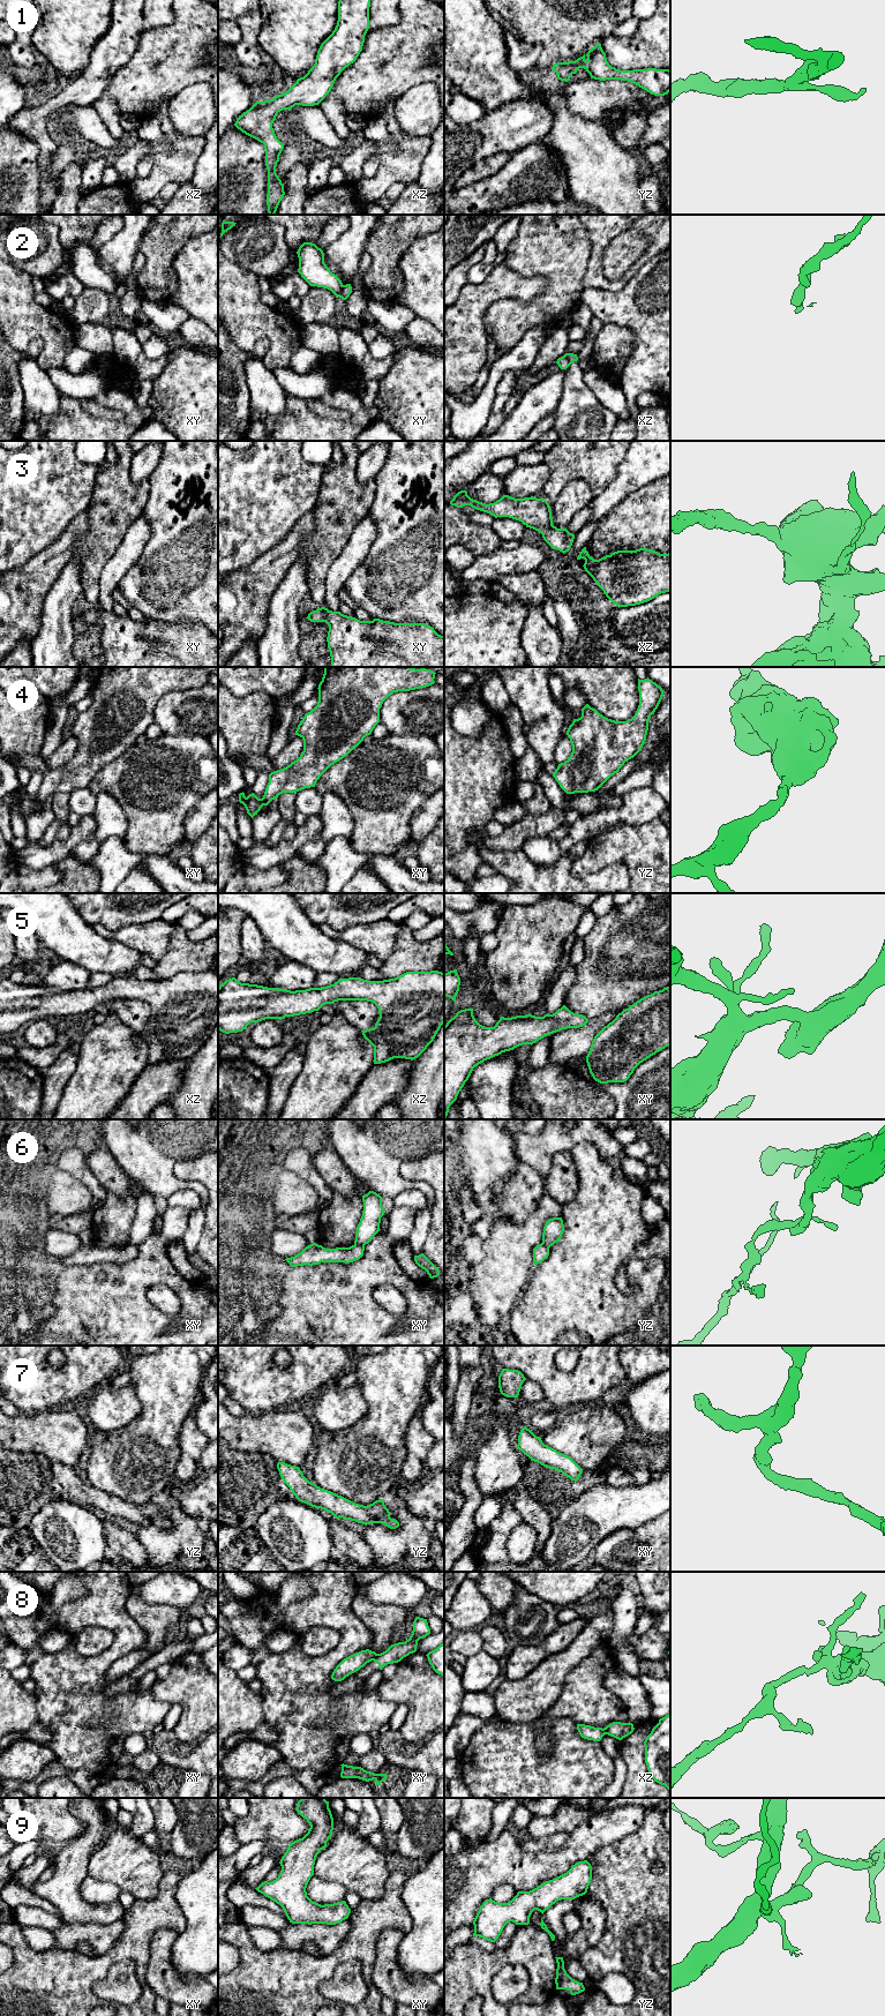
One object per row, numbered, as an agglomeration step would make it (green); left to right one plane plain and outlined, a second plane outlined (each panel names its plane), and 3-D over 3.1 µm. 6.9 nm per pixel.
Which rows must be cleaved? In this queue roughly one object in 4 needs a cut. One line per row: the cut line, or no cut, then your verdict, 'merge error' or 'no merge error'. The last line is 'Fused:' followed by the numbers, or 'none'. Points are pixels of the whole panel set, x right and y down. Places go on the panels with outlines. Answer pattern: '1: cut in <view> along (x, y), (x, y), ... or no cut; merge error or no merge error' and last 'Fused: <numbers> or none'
1: no cut; no merge error
2: cut in xy along (344, 285), (338, 295); merge error
3: no cut; no merge error
4: no cut; no merge error
5: no cut; no merge error
6: cut in xy along (354, 1244), (364, 1245); merge error
7: no cut; no merge error
8: cut in xy along (379, 1654), (373, 1659); merge error
9: no cut; no merge error
Fused: 2, 6, 8

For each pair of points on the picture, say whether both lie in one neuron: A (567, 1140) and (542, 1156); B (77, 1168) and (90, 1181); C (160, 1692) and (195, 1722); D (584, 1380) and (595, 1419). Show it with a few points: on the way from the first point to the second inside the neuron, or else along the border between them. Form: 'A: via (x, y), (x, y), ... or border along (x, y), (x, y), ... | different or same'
A: via (561, 1140), (548, 1151) | same
B: via (81, 1171), (87, 1177) | same
C: via (172, 1692), (177, 1692), (195, 1710) | same
D: border along (595, 1403), (585, 1403), (578, 1407) | different

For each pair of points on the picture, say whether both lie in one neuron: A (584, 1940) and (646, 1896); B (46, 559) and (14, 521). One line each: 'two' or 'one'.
A: two
B: two

